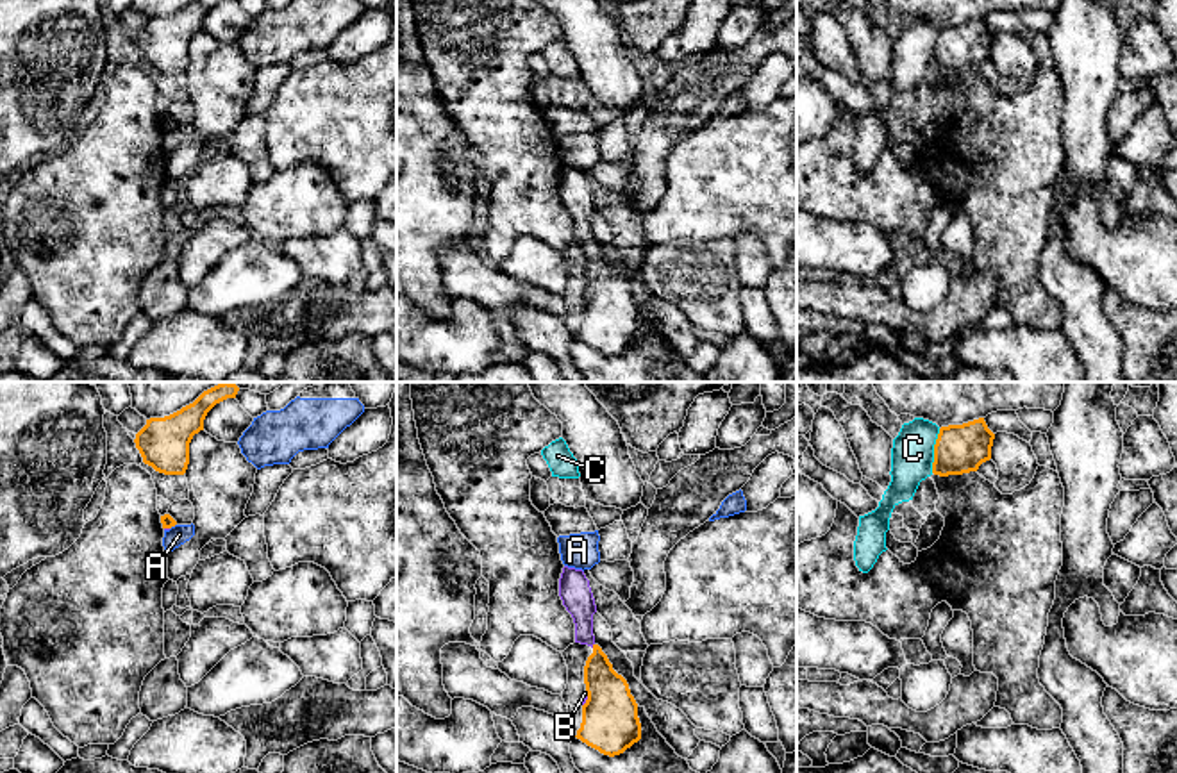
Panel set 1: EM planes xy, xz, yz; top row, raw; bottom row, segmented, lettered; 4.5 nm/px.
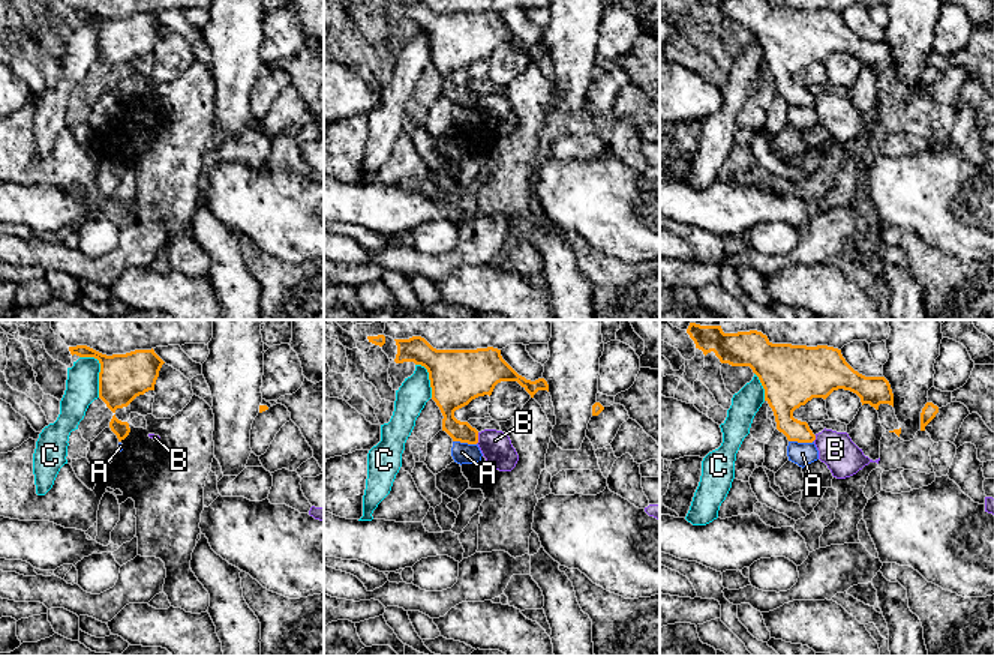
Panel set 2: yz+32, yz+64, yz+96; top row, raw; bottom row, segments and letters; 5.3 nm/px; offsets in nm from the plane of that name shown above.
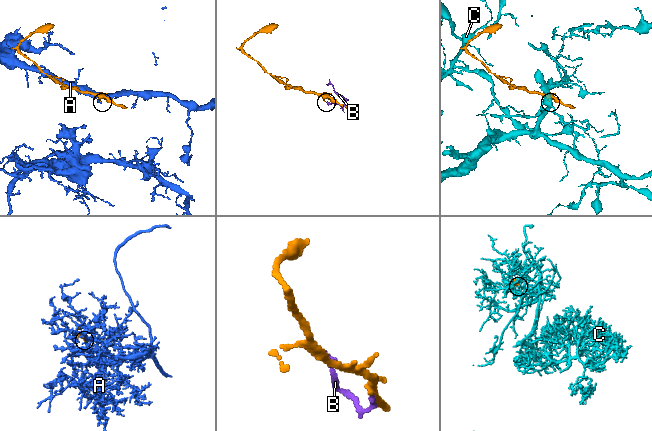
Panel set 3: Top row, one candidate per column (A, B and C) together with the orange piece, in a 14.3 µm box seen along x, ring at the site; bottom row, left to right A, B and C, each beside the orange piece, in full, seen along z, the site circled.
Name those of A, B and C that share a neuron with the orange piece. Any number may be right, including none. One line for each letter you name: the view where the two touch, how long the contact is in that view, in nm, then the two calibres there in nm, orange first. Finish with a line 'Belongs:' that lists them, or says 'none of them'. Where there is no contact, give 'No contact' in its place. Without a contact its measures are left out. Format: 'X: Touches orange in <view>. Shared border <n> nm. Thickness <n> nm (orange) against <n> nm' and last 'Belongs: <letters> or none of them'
Belongs: none of them

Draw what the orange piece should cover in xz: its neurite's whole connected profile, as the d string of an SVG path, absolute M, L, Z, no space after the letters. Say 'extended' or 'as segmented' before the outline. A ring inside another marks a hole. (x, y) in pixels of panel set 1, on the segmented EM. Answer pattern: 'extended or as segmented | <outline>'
as segmented | M598 644L586 661L584 684L588 700L575 737L604 755L623 753L641 739L638 703Z

